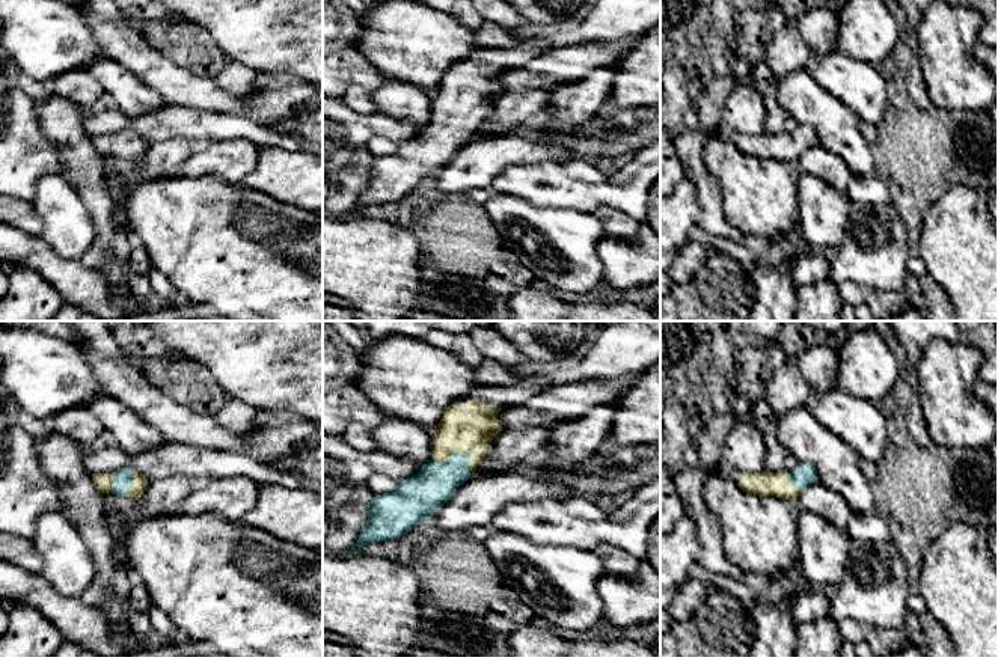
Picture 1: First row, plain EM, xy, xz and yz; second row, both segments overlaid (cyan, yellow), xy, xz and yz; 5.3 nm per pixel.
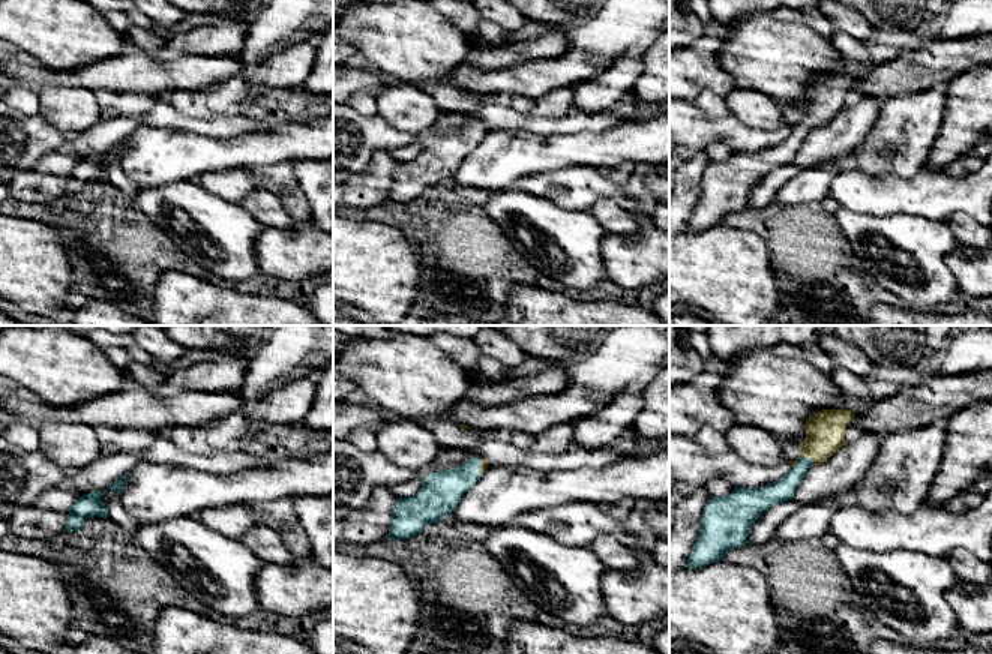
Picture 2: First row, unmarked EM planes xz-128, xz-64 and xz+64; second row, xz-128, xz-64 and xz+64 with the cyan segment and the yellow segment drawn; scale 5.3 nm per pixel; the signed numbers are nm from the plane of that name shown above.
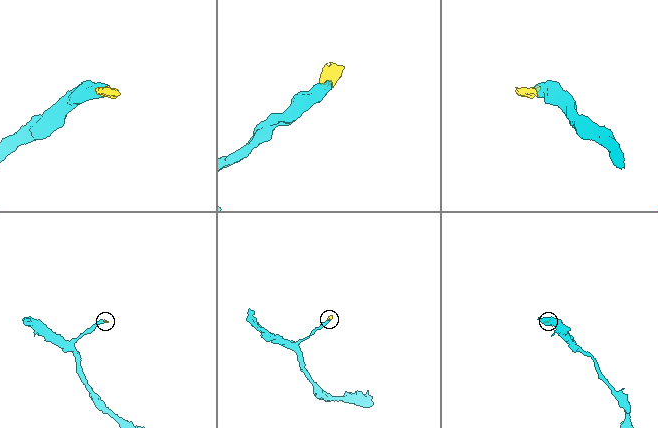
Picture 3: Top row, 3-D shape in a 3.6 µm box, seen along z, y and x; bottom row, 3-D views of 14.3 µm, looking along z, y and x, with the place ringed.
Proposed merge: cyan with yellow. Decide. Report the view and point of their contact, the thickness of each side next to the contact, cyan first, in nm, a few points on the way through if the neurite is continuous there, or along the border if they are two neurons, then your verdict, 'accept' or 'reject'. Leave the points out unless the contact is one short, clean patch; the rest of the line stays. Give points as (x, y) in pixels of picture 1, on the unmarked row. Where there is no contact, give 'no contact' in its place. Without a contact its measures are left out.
meets cyan in xz at (460, 115); 220 nm thick on the cyan side, 240 nm on the other; runs through xz (433, 148), (460, 115), (462, 101), (469, 92); accept

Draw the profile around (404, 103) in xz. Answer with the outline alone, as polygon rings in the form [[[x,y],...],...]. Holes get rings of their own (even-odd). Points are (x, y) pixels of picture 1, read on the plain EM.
[[[387,80],[372,92],[377,113],[390,119],[424,127],[431,122],[433,101],[425,89],[410,83]]]

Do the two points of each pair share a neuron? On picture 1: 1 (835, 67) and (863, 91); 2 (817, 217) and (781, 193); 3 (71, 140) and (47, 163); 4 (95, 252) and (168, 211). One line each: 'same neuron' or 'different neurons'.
1: same neuron
2: different neurons
3: different neurons
4: different neurons

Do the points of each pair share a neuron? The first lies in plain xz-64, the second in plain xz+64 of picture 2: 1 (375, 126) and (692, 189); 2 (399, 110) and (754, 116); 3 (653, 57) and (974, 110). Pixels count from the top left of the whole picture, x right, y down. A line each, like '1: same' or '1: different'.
1: different
2: same
3: same

